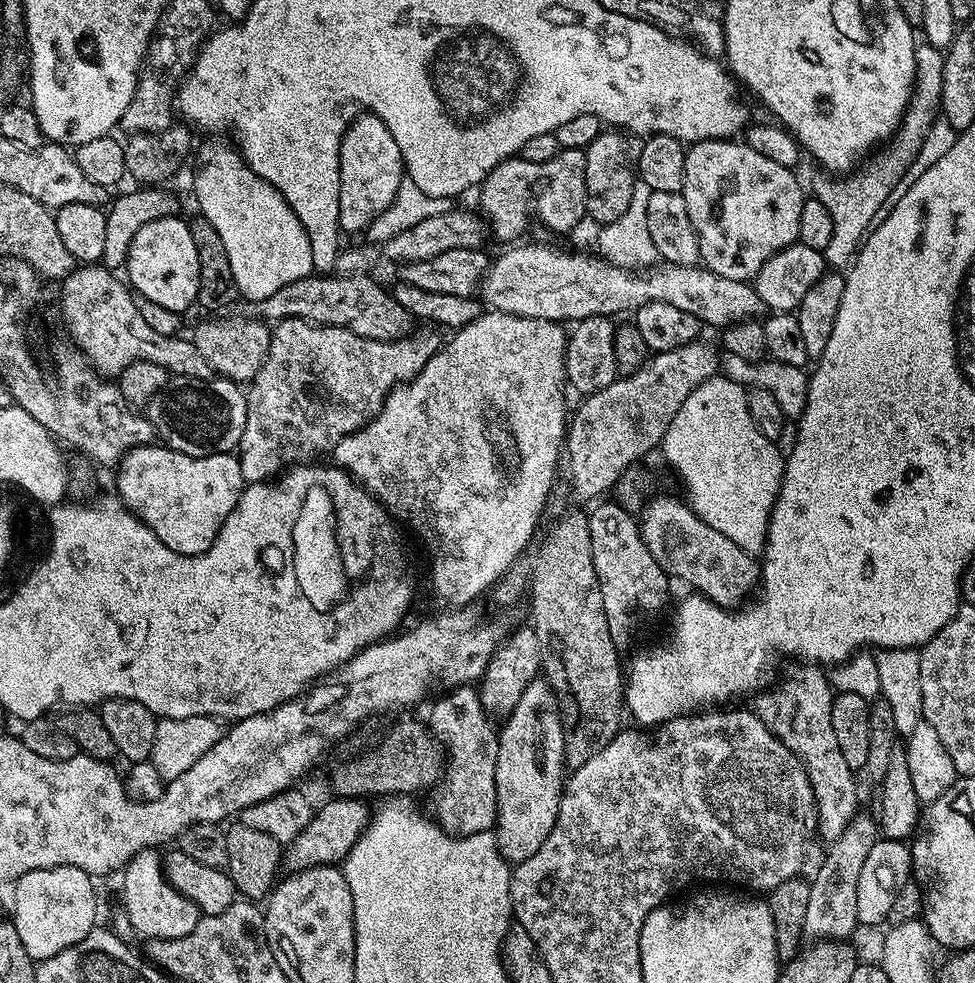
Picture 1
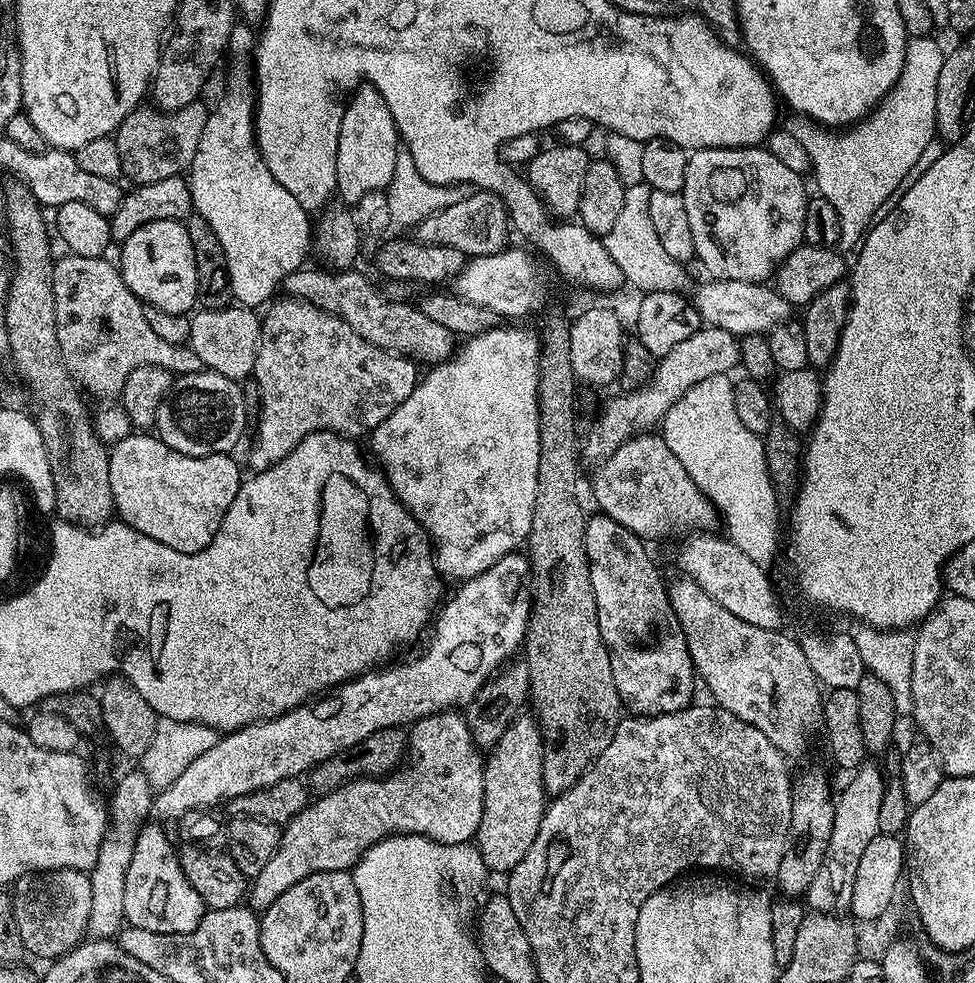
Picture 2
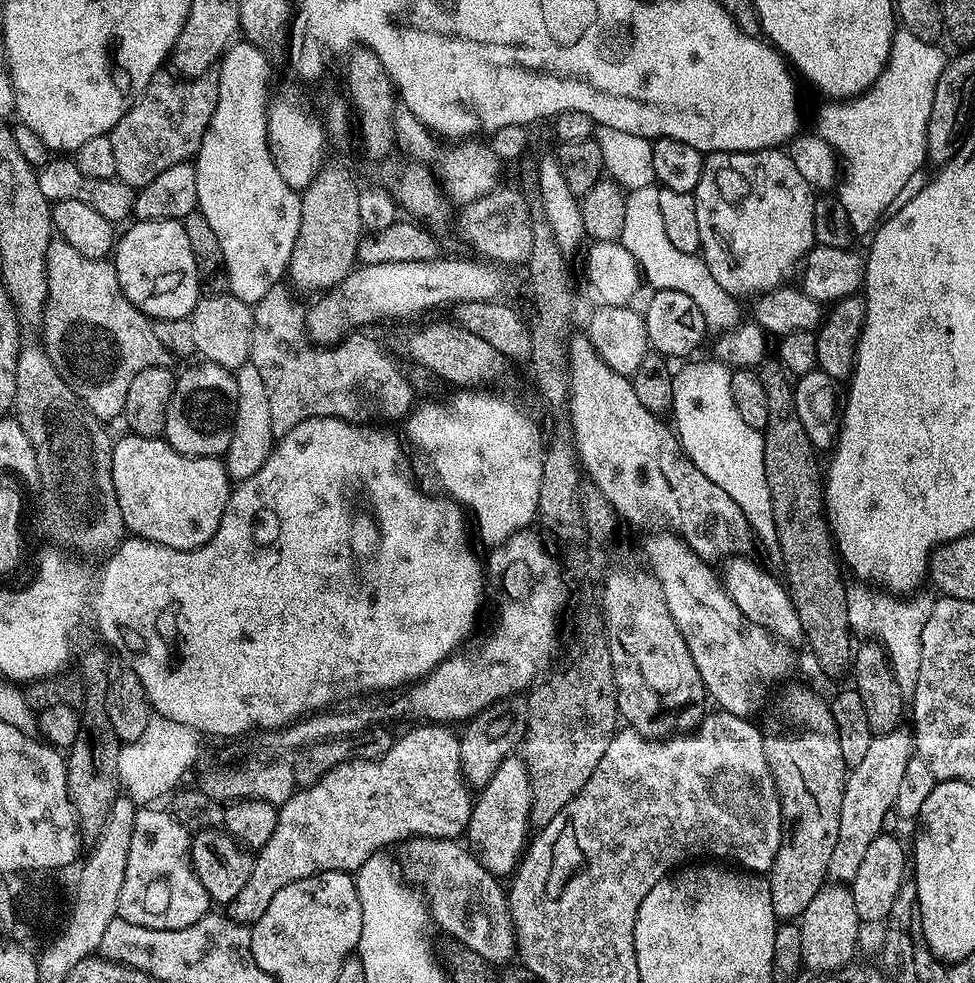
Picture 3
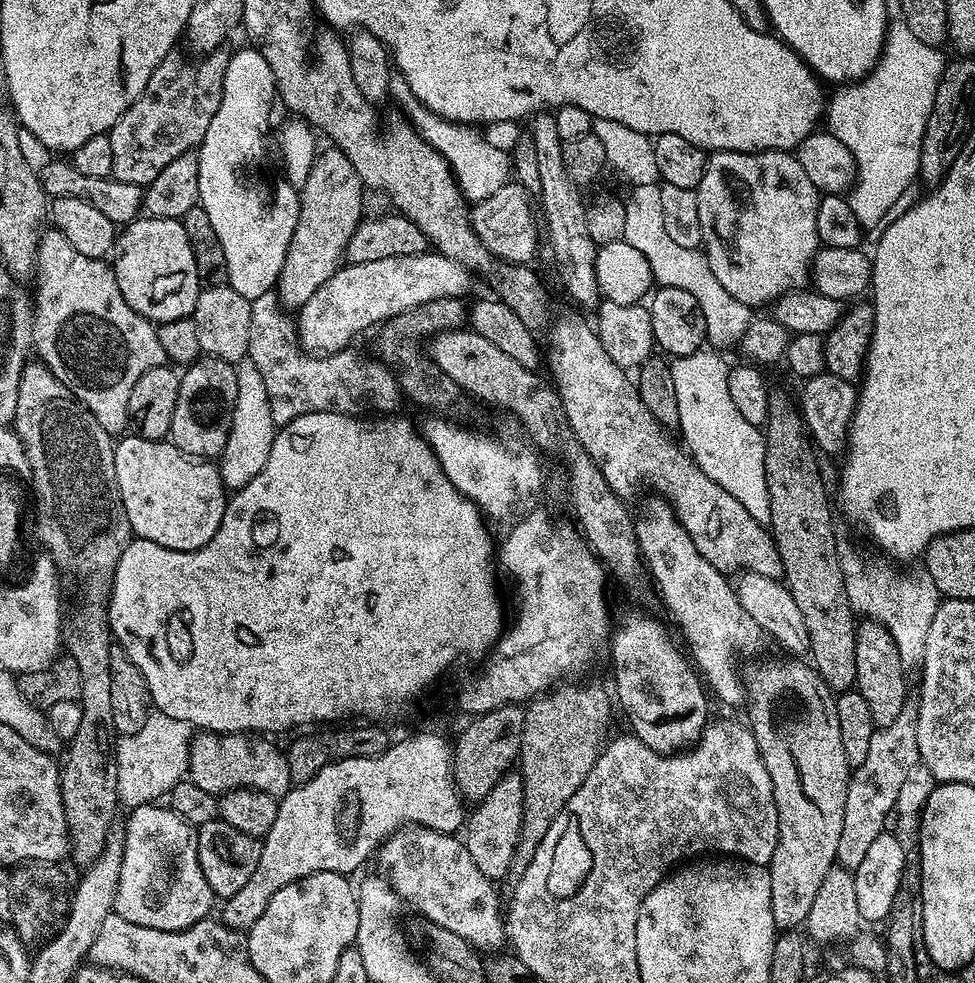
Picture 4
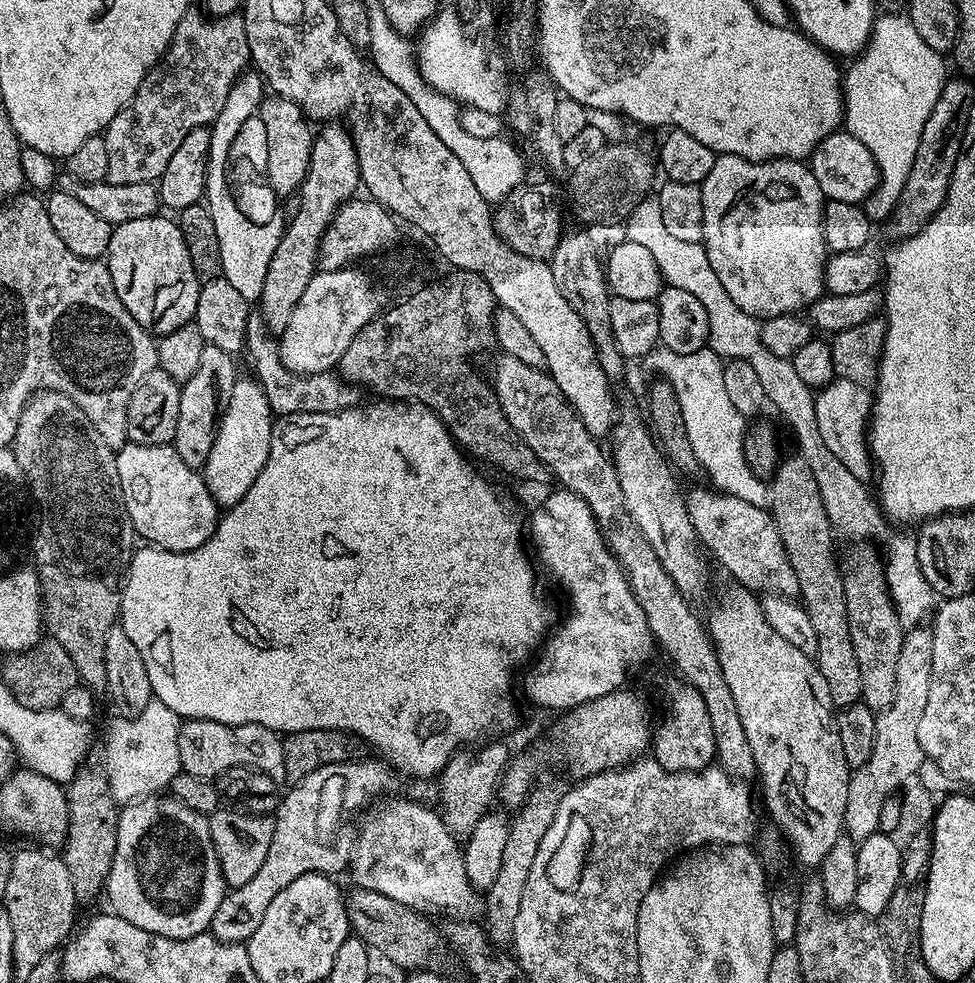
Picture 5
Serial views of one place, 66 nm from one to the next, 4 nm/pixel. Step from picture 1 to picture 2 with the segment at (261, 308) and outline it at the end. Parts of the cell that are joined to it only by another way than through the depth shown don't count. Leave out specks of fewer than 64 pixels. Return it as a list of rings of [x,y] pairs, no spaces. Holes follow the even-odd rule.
[[[303,266],[285,277],[282,288],[287,295],[296,296],[300,300],[308,300],[315,308],[328,313],[329,316],[339,316],[348,324],[348,331],[366,338],[374,346],[382,350],[392,352],[396,356],[407,356],[409,360],[415,360],[424,366],[435,366],[451,360],[457,347],[457,337],[453,336],[446,326],[439,322],[433,322],[431,318],[426,318],[422,310],[415,303],[403,304],[400,300],[391,300],[388,296],[383,296],[362,273],[357,270],[327,270],[322,272],[318,268]]]

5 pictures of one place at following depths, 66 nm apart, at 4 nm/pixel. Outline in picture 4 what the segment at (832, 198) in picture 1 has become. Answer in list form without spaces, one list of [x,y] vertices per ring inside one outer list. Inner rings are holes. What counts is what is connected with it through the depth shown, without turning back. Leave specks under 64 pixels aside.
[[[893,19],[888,25],[887,34],[884,35],[884,53],[880,55],[880,61],[876,63],[875,68],[864,79],[843,85],[837,91],[840,93],[833,100],[831,97],[827,101],[827,131],[831,132],[834,138],[838,138],[842,146],[851,150],[856,163],[856,178],[846,198],[850,202],[850,210],[854,210],[854,218],[858,218],[861,229],[879,229],[889,219],[888,211],[911,186],[912,179],[915,181],[919,177],[922,138],[928,115],[934,106],[934,94],[938,90],[940,75],[944,73],[946,63],[946,56],[942,53],[940,48],[926,46],[926,42],[921,42],[910,31],[910,26],[906,26],[904,20]]]

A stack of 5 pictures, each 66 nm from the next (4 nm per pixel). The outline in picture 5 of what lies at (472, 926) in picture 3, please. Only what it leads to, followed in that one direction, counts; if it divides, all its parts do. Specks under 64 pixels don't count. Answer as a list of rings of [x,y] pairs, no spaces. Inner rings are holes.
[[[387,800],[383,801],[385,804],[377,812],[370,813],[361,822],[357,836],[355,833],[350,848],[350,873],[356,879],[355,883],[366,890],[386,894],[386,898],[394,898],[394,902],[404,904],[416,912],[448,912],[444,914],[452,918],[459,917],[463,921],[475,921],[483,917],[483,895],[478,894],[467,880],[464,853],[457,837],[451,836],[448,827],[444,825],[443,815],[436,810],[431,812],[412,800]]]

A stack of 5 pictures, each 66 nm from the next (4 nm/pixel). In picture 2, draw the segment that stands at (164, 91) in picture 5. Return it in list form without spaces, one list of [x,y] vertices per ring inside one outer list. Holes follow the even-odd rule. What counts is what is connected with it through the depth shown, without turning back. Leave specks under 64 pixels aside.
[[[188,104],[176,112],[162,112],[152,106],[141,106],[120,123],[114,139],[122,158],[122,173],[133,180],[133,185],[162,182],[166,178],[189,171],[210,113],[202,104]]]

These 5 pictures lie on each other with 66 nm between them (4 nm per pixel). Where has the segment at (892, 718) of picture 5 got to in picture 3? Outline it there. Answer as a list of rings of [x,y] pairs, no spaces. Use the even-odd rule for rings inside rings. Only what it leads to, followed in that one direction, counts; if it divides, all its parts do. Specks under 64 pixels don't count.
[[[897,730],[884,736],[873,736],[862,762],[847,773],[838,822],[838,842],[834,845],[834,854],[830,854],[828,867],[828,880],[837,885],[851,885],[870,842],[882,835],[882,818],[896,807],[898,785],[902,783],[902,774],[906,774],[906,762],[910,762],[914,754],[913,737],[905,732]]]

